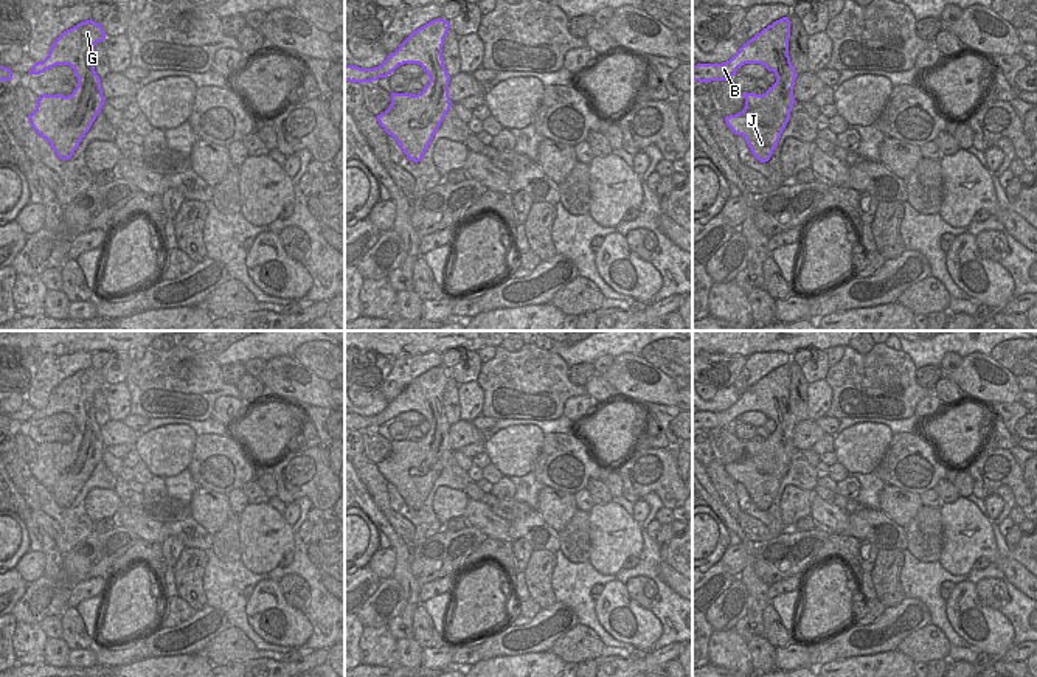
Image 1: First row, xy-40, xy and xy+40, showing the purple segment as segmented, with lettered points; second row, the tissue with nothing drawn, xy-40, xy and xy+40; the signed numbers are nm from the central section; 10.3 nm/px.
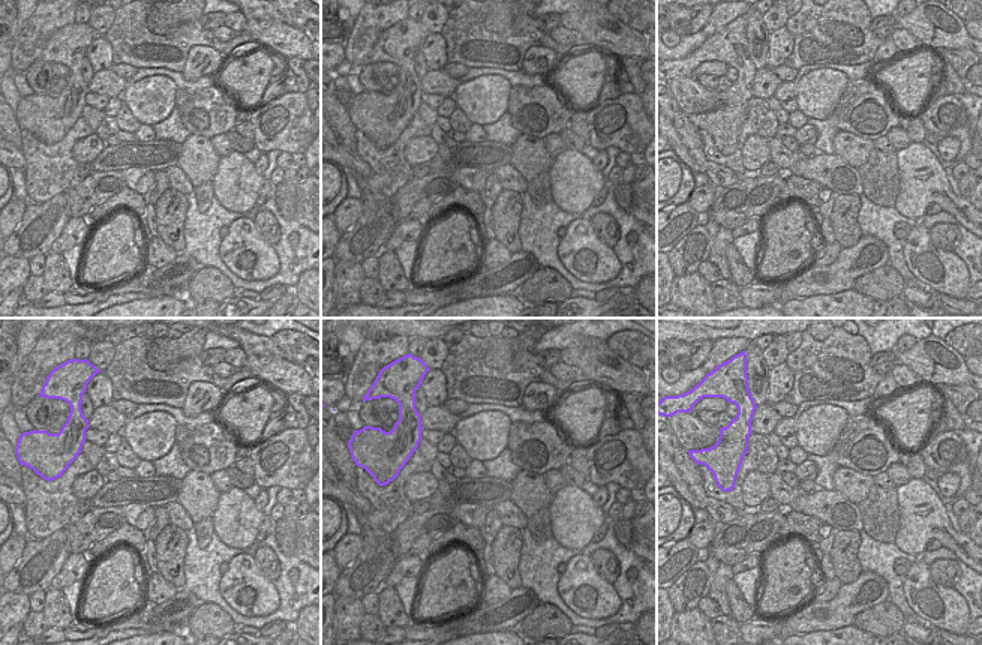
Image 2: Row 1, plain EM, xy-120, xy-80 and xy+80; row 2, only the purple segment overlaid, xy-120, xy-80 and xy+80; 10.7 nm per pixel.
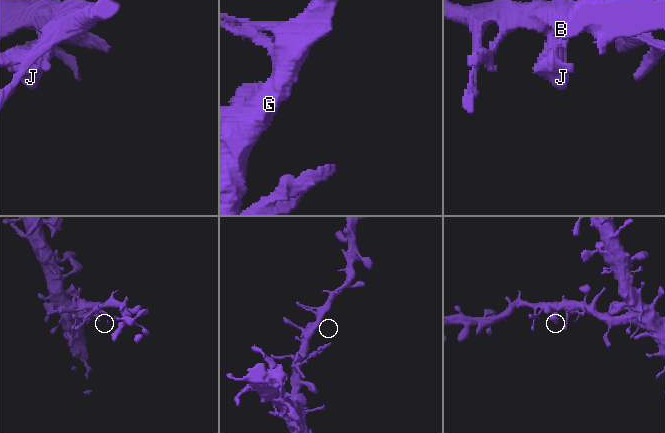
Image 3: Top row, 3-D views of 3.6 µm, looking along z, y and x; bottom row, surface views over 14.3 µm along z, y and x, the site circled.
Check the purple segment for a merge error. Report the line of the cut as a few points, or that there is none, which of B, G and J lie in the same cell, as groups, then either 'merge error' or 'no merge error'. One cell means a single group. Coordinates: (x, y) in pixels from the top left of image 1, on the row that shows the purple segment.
no cut | B G J | no merge error

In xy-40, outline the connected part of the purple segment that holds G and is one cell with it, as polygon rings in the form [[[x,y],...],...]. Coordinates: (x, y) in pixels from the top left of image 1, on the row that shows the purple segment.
[[[90,20],[64,31],[48,56],[36,62],[29,75],[40,75],[56,65],[70,65],[78,87],[64,96],[43,93],[36,110],[28,115],[33,129],[45,138],[61,160],[70,160],[79,143],[101,113],[104,96],[95,71],[95,45],[106,39],[101,23]]]

